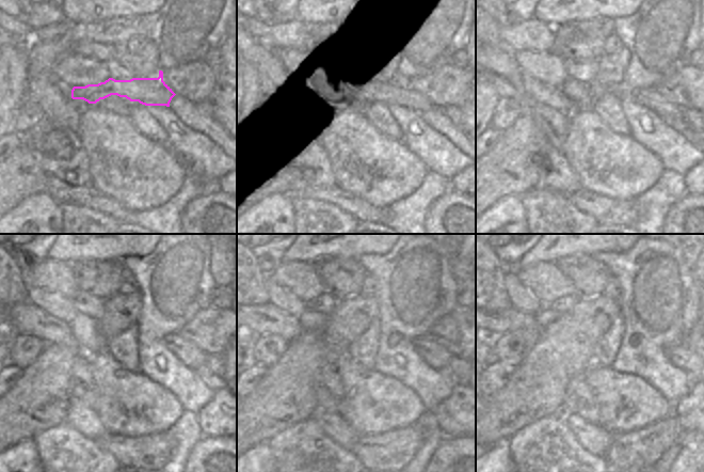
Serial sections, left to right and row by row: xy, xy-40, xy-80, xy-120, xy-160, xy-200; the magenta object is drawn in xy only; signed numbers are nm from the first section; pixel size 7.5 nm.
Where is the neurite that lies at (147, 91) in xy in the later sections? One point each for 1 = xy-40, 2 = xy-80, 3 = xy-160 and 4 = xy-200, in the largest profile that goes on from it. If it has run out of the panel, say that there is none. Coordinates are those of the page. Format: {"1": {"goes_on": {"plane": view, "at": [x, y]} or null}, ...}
{"1": {"goes_on": {"plane": "xy-40", "at": [390, 91]}}, "2": {"goes_on": {"plane": "xy-80", "at": [651, 98]}}, "3": {"goes_on": {"plane": "xy-160", "at": [434, 355]}}, "4": {"goes_on": {"plane": "xy-200", "at": [680, 356]}}}

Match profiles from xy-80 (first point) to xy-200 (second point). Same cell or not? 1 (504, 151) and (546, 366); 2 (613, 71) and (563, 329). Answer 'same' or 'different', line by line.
1: same
2: same

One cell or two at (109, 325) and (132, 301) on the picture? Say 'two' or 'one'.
one

